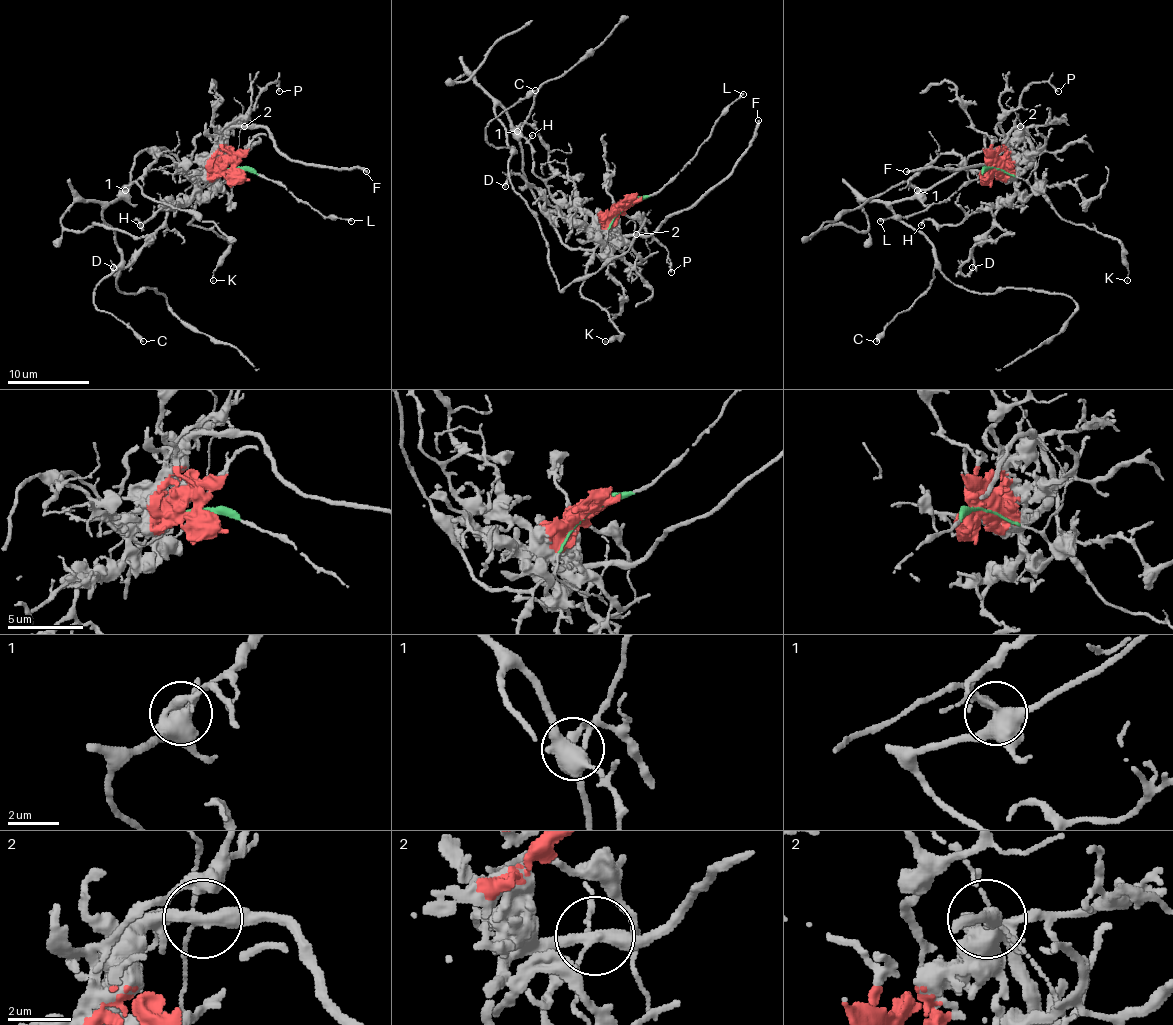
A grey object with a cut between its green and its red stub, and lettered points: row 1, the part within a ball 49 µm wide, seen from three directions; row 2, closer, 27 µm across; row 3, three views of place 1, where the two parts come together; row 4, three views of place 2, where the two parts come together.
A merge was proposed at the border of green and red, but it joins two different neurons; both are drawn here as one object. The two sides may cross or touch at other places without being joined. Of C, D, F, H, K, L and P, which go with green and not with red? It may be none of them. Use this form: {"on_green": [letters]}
{"on_green": ["C", "K", "L"]}

